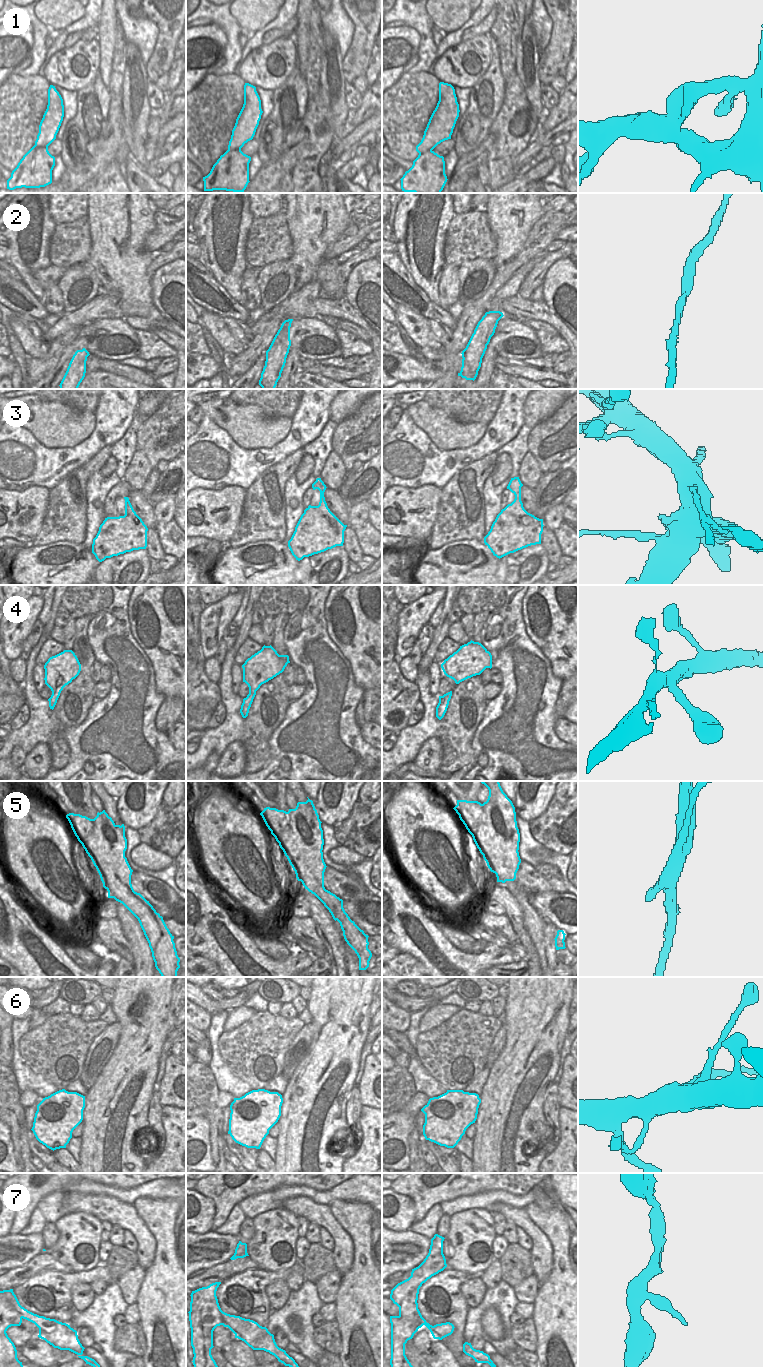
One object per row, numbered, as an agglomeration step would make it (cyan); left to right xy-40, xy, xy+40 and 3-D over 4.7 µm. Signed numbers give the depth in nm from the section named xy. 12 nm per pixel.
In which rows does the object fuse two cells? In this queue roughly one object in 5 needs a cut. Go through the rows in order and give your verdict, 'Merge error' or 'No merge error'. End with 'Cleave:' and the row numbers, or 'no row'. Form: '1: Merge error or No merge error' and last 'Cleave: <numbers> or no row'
1: No merge error
2: No merge error
3: Merge error
4: No merge error
5: Merge error
6: Merge error
7: No merge error
Cleave: 3, 5, 6.

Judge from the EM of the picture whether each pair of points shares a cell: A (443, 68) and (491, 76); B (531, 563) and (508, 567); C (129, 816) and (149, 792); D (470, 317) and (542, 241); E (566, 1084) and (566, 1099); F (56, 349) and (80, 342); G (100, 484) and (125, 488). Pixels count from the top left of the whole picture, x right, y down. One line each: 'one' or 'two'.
A: two
B: one
C: one
D: one
E: one
F: two
G: two

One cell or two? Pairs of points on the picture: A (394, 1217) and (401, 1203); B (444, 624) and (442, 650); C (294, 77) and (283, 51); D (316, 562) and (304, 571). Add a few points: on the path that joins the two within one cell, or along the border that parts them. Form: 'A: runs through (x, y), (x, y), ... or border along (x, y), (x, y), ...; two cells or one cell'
A: runs through (396, 1214), (401, 1206); one cell
B: border along (447, 637), (439, 644), (433, 661); two cells
C: border along (296, 65), (288, 77), (276, 88); two cells
D: runs through (313, 565), (307, 571); one cell

